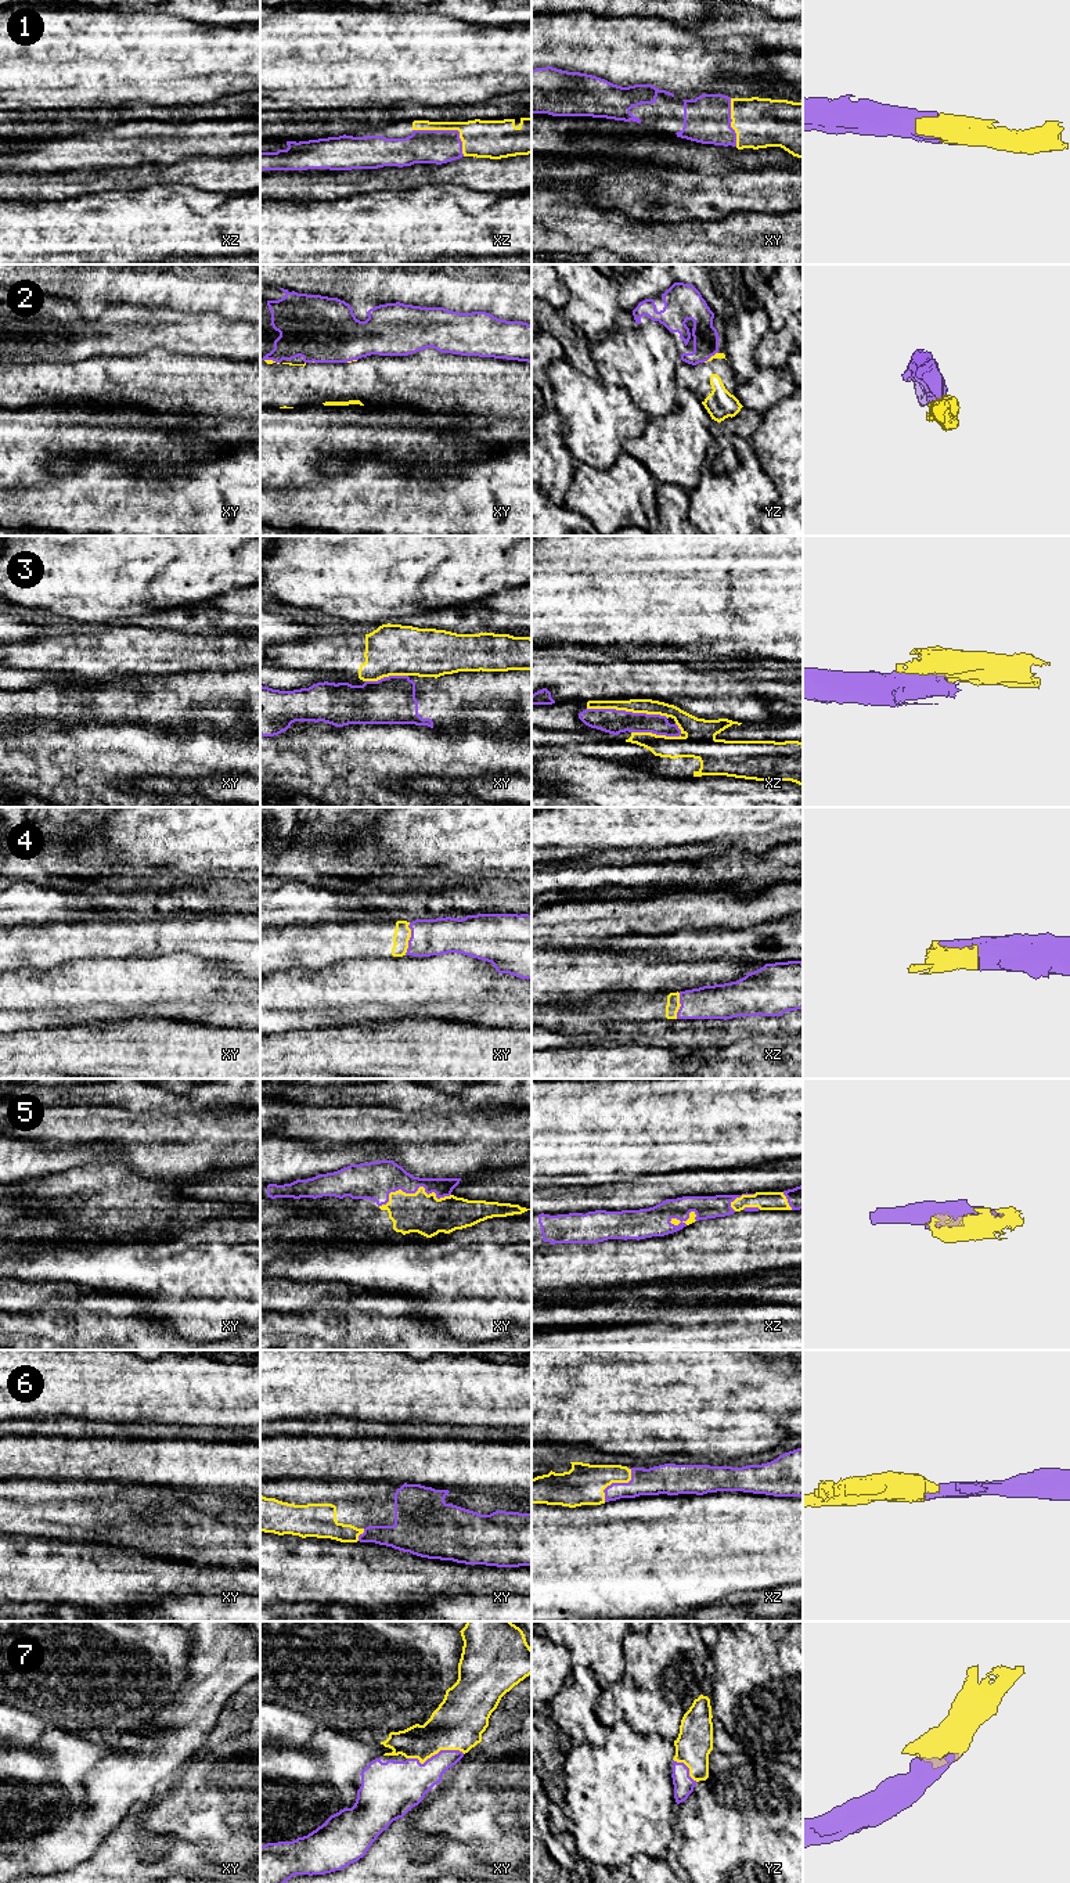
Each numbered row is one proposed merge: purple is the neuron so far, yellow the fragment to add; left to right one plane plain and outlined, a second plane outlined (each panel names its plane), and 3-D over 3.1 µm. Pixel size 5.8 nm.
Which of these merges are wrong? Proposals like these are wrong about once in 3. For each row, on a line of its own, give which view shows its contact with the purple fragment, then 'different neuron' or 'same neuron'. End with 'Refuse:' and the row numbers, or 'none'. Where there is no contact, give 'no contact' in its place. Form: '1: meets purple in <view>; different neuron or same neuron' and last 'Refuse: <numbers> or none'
1: meets purple in xz; same neuron
2: meets purple in xy; different neuron
3: meets purple in xz; different neuron
4: meets purple in xy; same neuron
5: meets purple in xy; same neuron
6: meets purple in xz; same neuron
7: meets purple in xy; same neuron
Refuse: 2, 3

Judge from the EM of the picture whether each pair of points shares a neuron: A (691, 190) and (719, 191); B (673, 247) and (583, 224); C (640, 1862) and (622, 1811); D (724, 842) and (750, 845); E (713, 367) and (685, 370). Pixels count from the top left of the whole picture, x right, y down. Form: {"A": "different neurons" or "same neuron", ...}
{"A": "same neuron", "B": "same neuron", "C": "different neurons", "D": "same neuron", "E": "same neuron"}

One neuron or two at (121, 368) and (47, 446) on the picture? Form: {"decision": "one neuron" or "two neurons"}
{"decision": "two neurons"}

